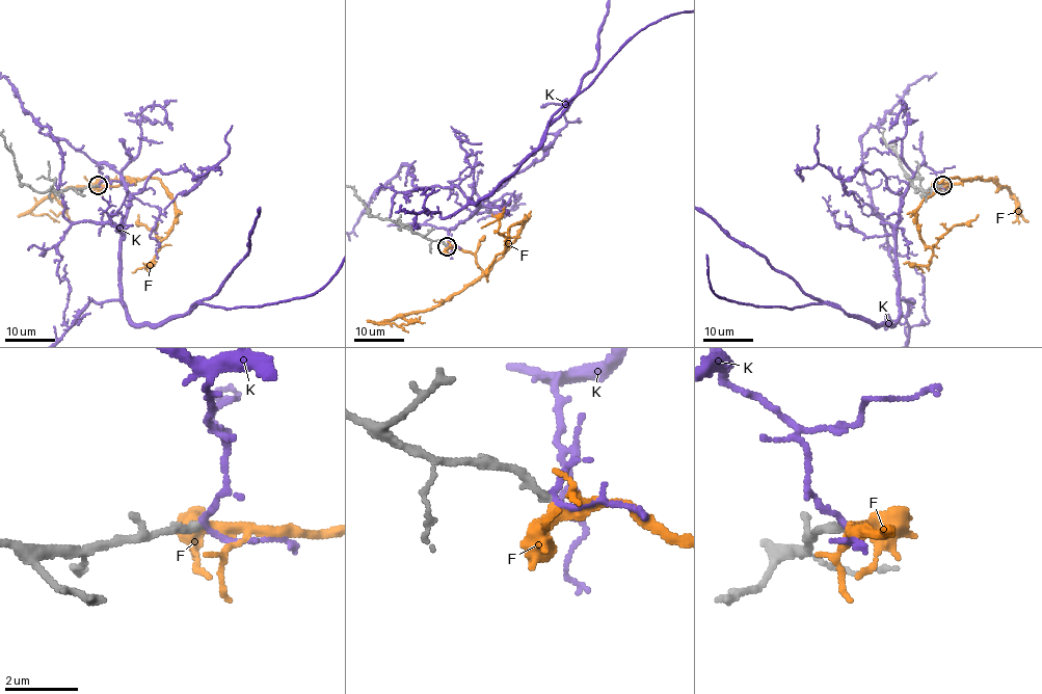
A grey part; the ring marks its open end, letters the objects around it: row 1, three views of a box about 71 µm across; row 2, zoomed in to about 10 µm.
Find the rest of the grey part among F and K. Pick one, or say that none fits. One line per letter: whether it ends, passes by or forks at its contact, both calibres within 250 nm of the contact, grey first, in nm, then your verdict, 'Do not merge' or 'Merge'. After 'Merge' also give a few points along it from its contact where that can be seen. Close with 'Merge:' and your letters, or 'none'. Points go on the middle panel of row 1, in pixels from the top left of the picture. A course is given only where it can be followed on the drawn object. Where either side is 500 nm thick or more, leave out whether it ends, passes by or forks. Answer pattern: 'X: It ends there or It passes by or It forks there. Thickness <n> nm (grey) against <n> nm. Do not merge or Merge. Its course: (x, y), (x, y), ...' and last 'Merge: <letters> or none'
F: It forks there. Thickness 240 nm (grey) against 280 nm. Merge. Its course: (447, 246), (471, 251), (485, 273), (525, 220), (508, 229), (505, 250), (488, 267), (487, 282)
K: It passes by. Thickness 240 nm (grey) against 150 nm. Do not merge
Merge: F

